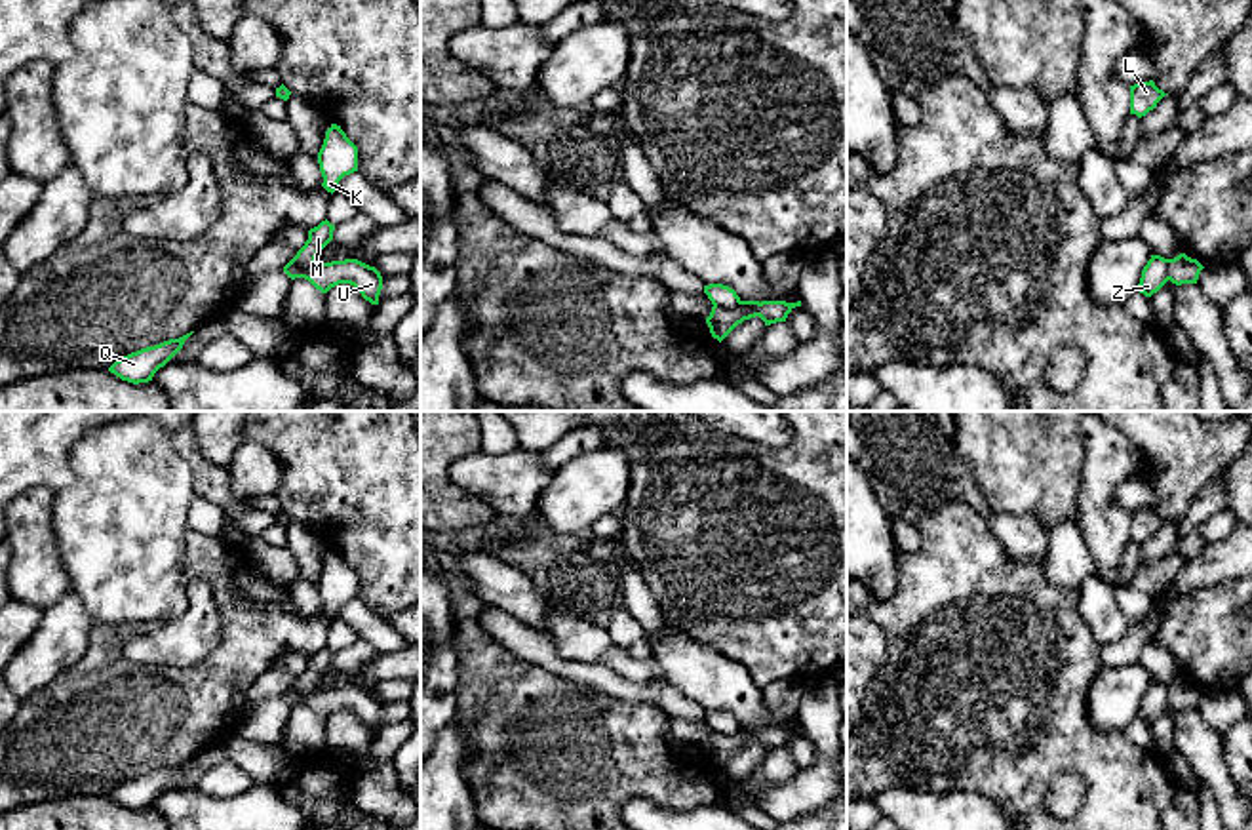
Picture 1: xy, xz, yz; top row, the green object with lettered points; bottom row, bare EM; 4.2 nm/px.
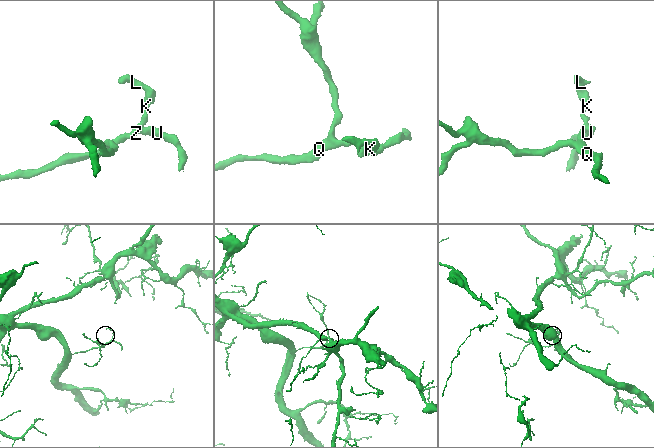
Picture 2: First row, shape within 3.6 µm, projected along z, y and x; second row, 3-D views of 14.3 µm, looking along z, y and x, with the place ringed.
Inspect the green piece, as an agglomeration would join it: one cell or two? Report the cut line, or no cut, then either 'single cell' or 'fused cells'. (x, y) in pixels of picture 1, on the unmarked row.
cut in xz along (743, 728), (729, 735), (714, 733); fused cells

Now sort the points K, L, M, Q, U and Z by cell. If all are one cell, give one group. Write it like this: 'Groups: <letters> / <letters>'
Groups: K L M Q Z / U

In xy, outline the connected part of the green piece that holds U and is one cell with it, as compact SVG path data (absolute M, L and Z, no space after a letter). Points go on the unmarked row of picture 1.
M291 685L284 699L295 706L304 704L322 720L327 720L339 710L354 712L365 727L379 731L379 721L382 716L382 702L375 693L369 693L358 685L331 687L331 689L312 689L304 697L299 697Z

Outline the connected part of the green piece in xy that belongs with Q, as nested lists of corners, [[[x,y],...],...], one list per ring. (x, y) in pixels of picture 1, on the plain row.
[[[194,758],[179,763],[169,765],[154,773],[141,775],[137,779],[131,779],[120,786],[116,786],[108,798],[120,803],[122,807],[139,811],[152,807],[154,800],[164,794],[185,771],[185,767]]]

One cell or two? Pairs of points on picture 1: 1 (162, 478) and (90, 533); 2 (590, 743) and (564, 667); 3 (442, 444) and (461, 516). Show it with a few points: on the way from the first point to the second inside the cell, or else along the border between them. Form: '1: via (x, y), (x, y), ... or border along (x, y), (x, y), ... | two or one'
1: via (145, 488), (107, 526) | one
2: border along (526, 661), (609, 695) | two
3: via (440, 461), (440, 495), (444, 499) | one

